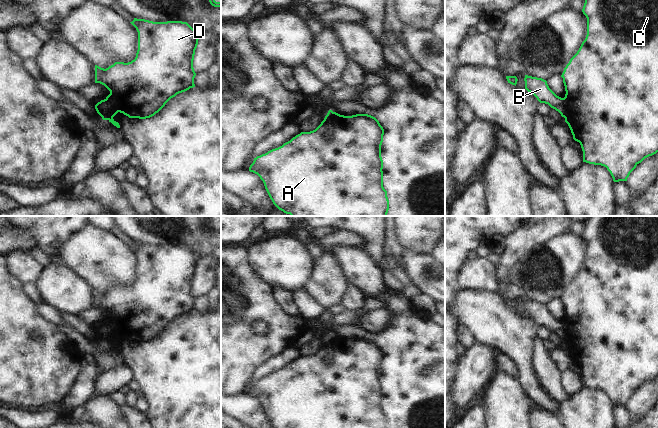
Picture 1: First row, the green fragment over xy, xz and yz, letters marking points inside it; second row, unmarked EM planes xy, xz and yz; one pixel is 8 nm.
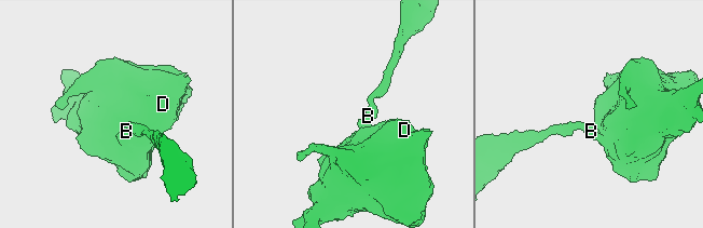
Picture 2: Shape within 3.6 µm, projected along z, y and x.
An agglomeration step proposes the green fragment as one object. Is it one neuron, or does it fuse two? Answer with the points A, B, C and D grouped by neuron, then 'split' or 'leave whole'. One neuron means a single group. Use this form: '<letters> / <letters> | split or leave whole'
A C D / B | split

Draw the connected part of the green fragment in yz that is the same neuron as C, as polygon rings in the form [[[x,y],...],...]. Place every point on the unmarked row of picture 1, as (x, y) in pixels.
[[[591,216],[584,224],[582,236],[587,242],[587,259],[561,299],[570,334],[565,346],[573,363],[581,369],[583,386],[606,391],[614,406],[627,405],[639,387],[658,376],[658,216]]]

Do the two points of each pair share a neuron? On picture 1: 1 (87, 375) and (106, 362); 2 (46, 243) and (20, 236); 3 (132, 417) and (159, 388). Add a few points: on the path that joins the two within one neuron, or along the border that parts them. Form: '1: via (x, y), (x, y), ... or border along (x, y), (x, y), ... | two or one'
1: border along (84, 353), (89, 353), (94, 358), (101, 372) | two
2: border along (17, 227), (27, 229), (39, 244) | two
3: border along (145, 414), (148, 417) | two

